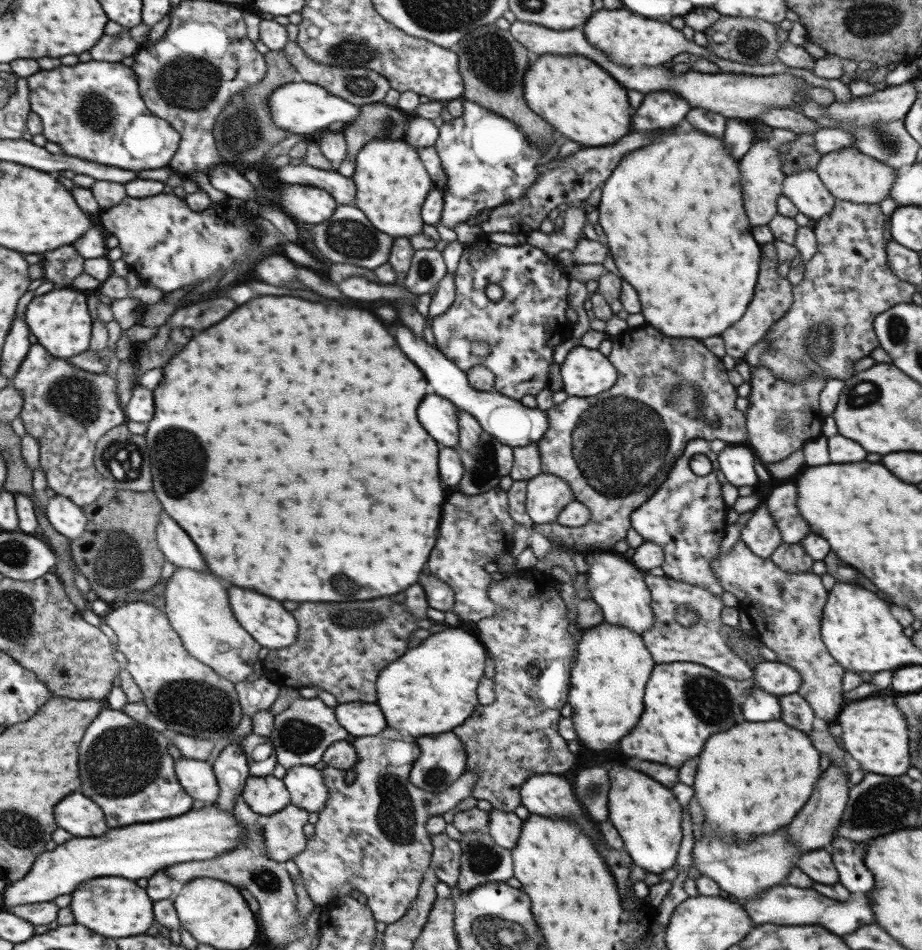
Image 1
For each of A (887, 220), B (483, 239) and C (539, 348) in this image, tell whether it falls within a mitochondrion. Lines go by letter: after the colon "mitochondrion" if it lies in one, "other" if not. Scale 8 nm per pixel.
A: other
B: other
C: other

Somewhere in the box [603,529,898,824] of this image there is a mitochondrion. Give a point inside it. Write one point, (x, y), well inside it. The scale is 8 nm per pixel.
(707, 697)

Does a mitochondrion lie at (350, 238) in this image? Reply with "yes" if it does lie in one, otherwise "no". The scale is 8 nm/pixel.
yes

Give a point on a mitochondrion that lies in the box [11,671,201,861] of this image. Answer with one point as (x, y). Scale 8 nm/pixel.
(122, 760)

